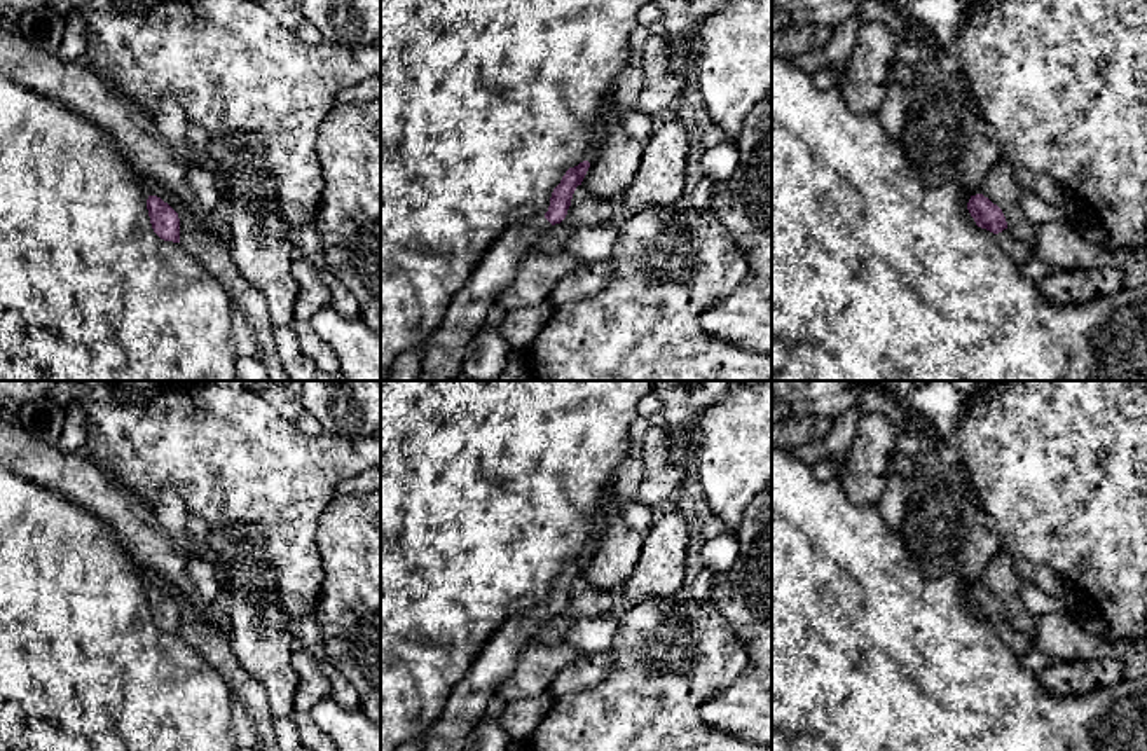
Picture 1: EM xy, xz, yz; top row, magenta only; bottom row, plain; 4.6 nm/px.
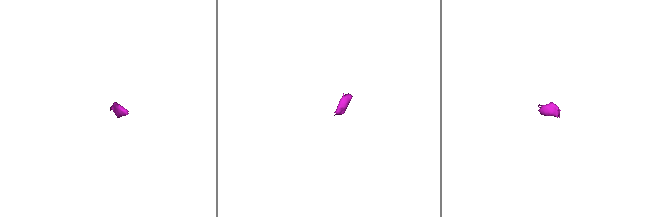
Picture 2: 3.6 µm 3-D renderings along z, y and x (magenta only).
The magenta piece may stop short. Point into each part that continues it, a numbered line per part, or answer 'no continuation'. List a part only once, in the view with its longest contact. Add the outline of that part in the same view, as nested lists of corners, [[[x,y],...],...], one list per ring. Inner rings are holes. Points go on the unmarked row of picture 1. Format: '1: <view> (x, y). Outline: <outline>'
1: xz (467, 706). Outline: [[[545,604],[508,620],[480,650],[468,674],[426,734],[422,751],[463,751],[468,734],[484,720],[496,690],[513,672],[520,651],[552,618]]]

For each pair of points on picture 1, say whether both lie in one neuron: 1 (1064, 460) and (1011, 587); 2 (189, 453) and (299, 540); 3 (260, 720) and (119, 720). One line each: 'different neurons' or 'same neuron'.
1: different neurons
2: same neuron
3: different neurons

